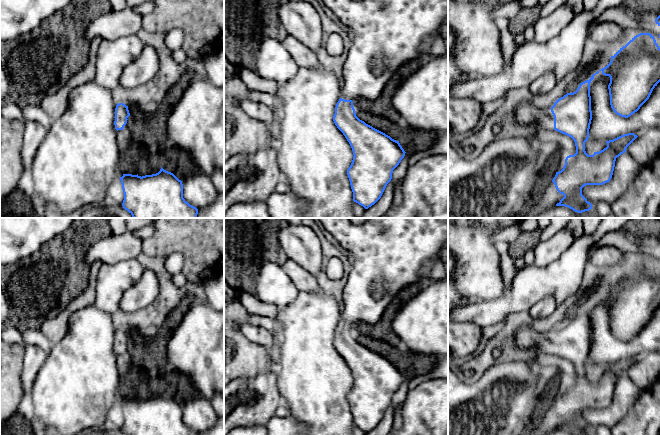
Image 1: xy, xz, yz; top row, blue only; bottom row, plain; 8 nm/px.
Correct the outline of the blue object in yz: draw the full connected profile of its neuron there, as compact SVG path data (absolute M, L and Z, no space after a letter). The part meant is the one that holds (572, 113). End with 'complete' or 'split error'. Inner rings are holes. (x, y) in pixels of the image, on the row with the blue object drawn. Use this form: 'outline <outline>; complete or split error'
outline M599 71L593 74L589 80L580 83L575 92L567 93L556 100L551 108L538 108L531 103L523 102L513 111L515 122L522 127L533 126L545 131L554 129L574 140L576 153L566 157L563 169L556 172L552 182L555 184L557 191L564 195L556 206L565 206L578 213L592 209L592 204L582 195L582 188L586 185L603 185L609 182L613 175L616 158L625 153L627 147L638 137L634 133L624 134L606 141L607 147L603 150L594 152L593 155L586 153L585 142L589 138L592 120L590 83L598 73Z; split error

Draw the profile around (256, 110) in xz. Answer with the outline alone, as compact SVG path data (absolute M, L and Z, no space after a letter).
M245 99L240 100L238 105L247 115L263 121L267 125L270 125L274 121L274 113L272 109L265 104Z

